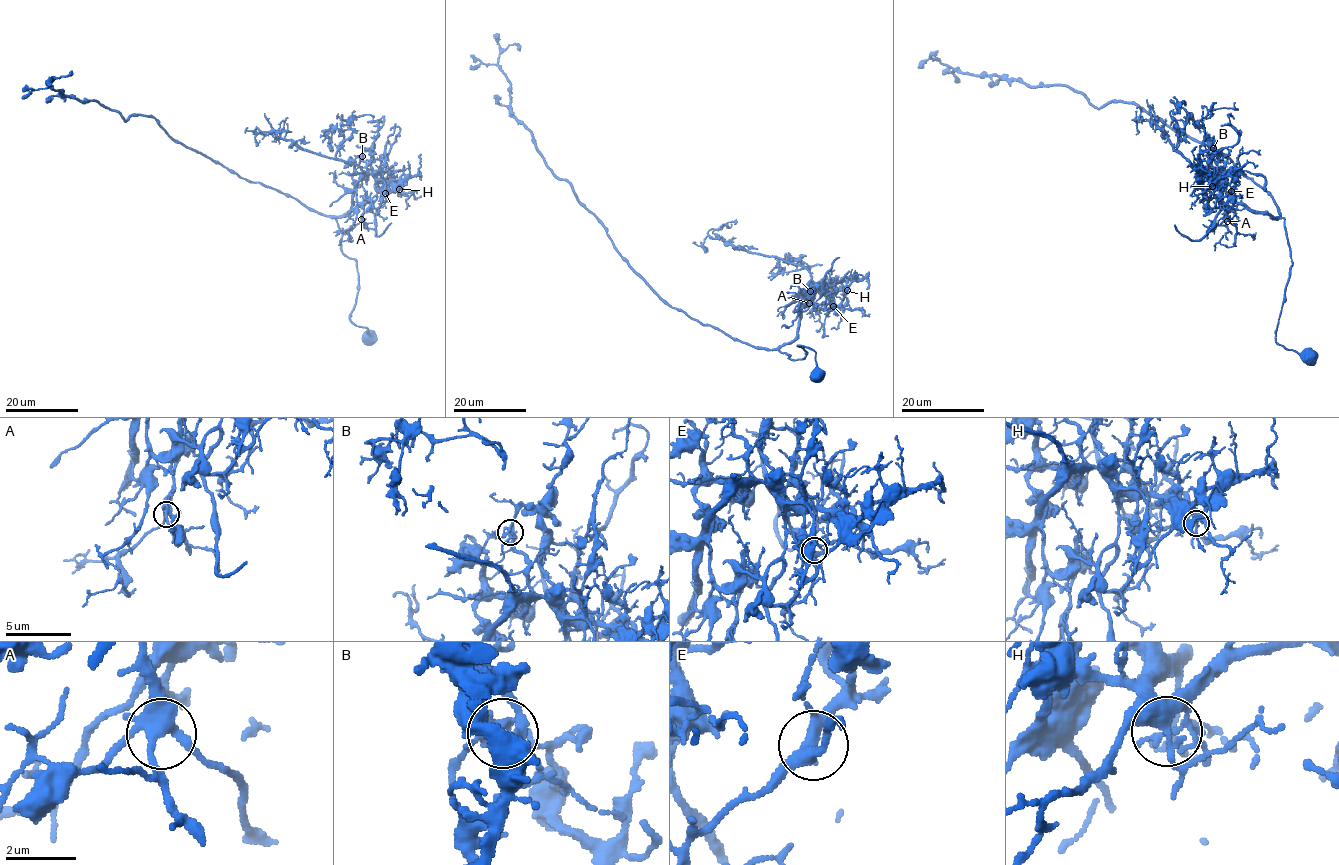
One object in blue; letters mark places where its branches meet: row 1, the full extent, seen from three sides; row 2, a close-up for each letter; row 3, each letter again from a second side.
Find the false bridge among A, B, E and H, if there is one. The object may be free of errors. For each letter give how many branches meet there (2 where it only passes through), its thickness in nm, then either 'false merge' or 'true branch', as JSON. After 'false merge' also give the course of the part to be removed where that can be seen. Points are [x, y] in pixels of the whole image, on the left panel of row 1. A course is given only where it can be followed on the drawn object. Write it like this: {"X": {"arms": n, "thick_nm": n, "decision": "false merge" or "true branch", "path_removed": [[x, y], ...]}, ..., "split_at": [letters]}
{"A": {"arms": 4, "thick_nm": 400, "decision": "true branch"}, "B": {"arms": 6, "thick_nm": 220, "decision": "false merge", "path_removed": [[361, 156], [355, 158], [352, 180], [359, 203], [377, 193], [384, 157], [399, 128], [390, 130]]}, "E": {"arms": 4, "thick_nm": 360, "decision": "true branch"}, "H": {"arms": 4, "thick_nm": 320, "decision": "true branch"}, "split_at": ["B"]}

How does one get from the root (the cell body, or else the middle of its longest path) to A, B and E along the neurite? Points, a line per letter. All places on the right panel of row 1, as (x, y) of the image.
A: (1309, 357), (1287, 350), (1276, 341), (1292, 266), (1284, 219), (1247, 208), (1232, 209), (1222, 203), (1227, 221)
B: (1309, 357), (1276, 341), (1292, 266), (1284, 219), (1237, 204), (1223, 186), (1223, 162), (1213, 148)
E: (1309, 357), (1276, 341), (1292, 266), (1284, 219), (1232, 209), (1215, 197), (1208, 207), (1215, 208), (1231, 191)

